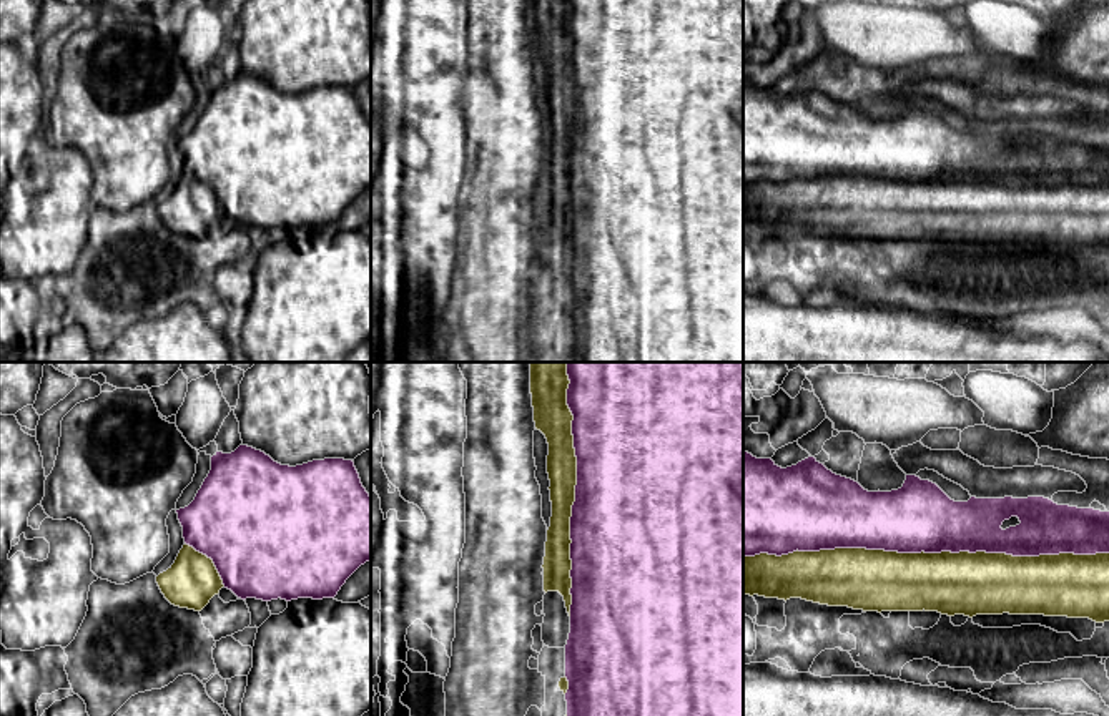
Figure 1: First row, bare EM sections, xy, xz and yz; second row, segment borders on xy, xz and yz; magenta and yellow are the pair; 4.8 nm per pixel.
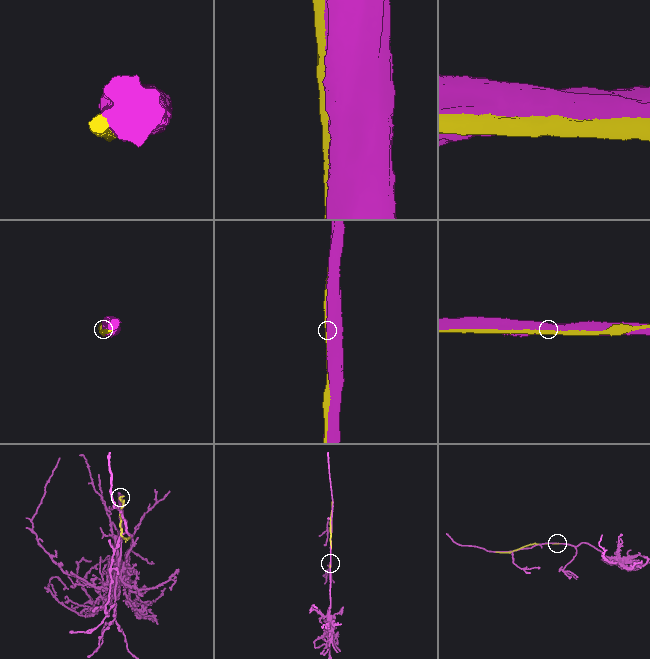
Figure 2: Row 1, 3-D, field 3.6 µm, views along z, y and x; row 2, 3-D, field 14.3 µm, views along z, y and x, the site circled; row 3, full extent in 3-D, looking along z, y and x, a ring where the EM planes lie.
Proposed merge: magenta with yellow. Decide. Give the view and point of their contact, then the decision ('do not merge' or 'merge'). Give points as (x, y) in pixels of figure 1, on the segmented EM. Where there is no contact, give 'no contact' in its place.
contact yz (925, 552); do not merge

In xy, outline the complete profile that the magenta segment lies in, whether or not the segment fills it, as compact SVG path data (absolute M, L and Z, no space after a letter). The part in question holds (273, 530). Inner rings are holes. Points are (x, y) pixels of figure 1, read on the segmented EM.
M248 445L231 454L216 452L195 500L176 513L185 543L211 558L224 588L241 600L334 598L346 580L371 560L371 495L352 460L324 459L289 467Z

